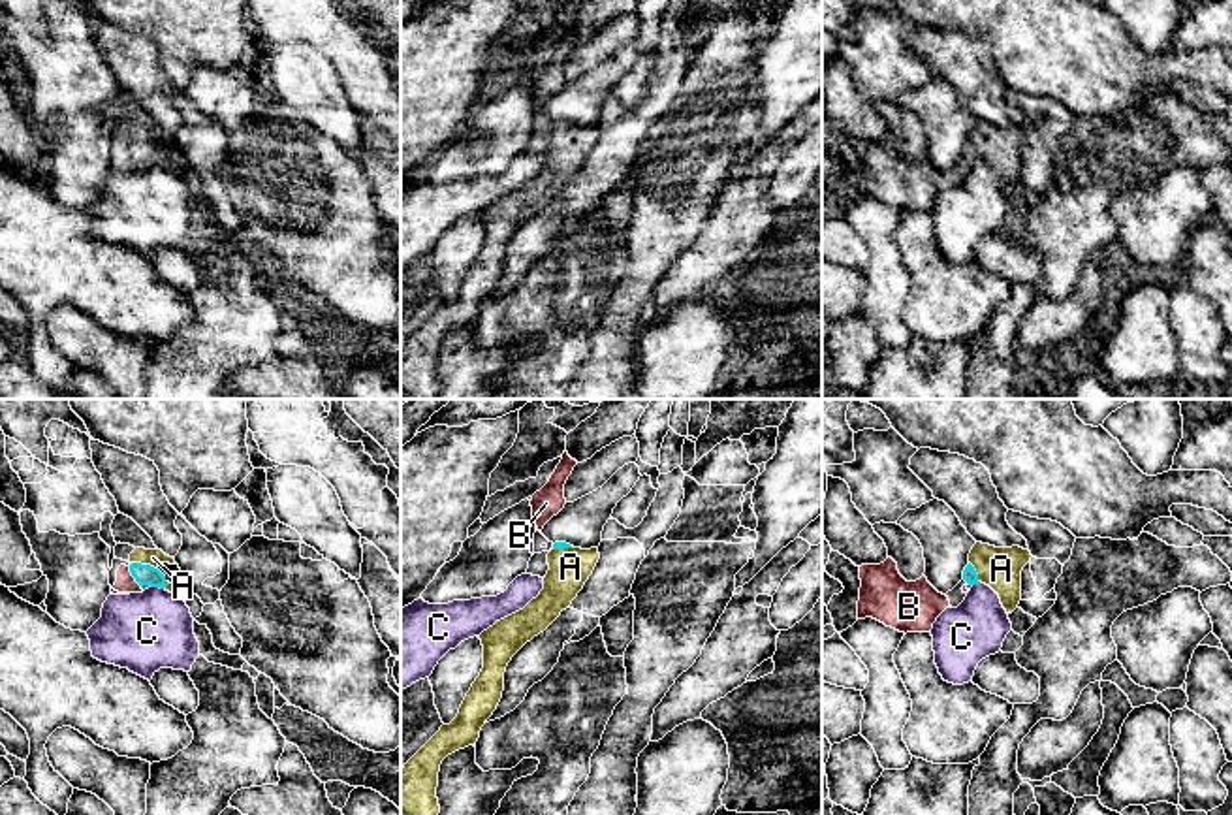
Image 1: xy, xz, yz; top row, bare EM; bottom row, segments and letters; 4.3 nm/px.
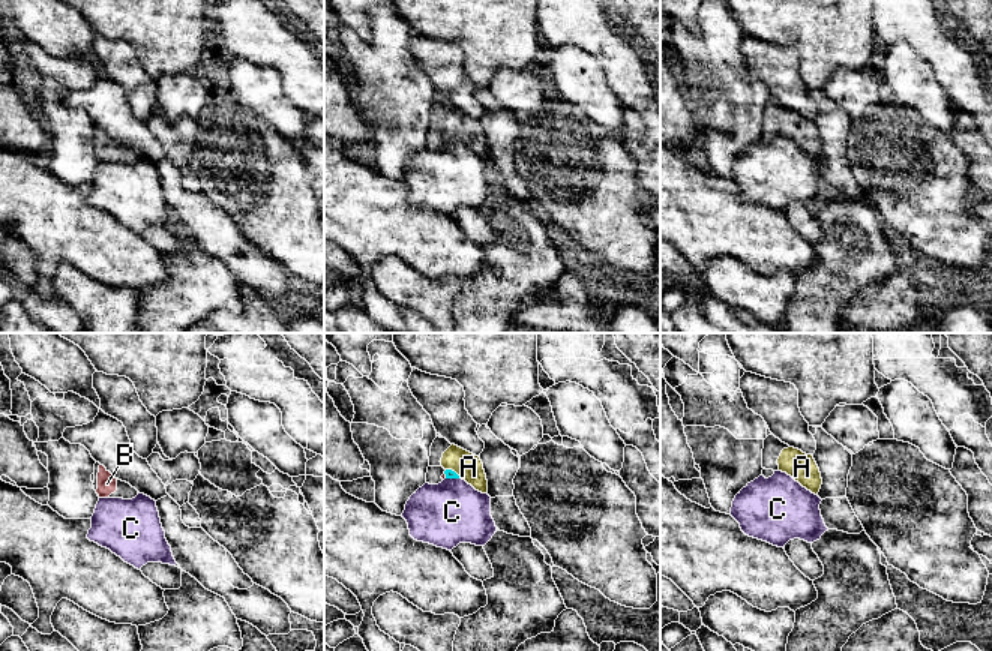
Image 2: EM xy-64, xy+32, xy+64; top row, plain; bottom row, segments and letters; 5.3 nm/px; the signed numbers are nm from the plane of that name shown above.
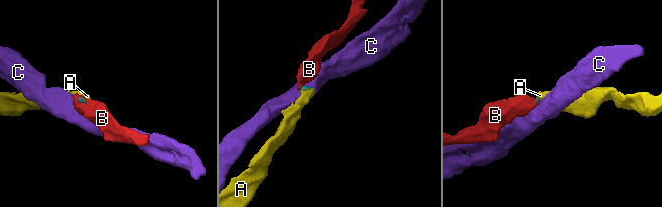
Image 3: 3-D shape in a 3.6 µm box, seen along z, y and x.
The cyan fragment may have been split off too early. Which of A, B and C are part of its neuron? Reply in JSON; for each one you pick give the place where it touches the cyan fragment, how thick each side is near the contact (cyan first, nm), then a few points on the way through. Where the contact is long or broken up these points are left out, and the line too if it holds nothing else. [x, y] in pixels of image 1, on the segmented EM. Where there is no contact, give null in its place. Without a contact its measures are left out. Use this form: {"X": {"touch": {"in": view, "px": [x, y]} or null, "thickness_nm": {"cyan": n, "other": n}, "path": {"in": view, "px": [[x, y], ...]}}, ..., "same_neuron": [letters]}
{"A": {"touch": {"in": "xy", "px": [145, 565]}, "thickness_nm": {"cyan": 90, "other": 70}, "path": {"in": "xy", "px": [[145, 575], [145, 565], [153, 558]]}}, "B": {"touch": {"in": "xy", "px": [132, 575]}, "thickness_nm": {"cyan": 90, "other": 80}, "path": {"in": "xy", "px": [[145, 575], [132, 575], [125, 582]]}}, "same_neuron": ["A", "B"]}

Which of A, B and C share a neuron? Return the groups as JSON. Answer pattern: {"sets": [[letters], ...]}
{"sets": [["A", "B"], ["C"]]}

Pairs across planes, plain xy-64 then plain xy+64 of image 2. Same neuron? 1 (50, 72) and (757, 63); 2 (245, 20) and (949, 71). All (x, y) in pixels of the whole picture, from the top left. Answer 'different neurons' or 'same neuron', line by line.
1: different neurons
2: same neuron

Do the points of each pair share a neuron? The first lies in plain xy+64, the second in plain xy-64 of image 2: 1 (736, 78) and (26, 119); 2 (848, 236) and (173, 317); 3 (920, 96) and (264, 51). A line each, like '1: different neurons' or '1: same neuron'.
1: different neurons
2: same neuron
3: different neurons

